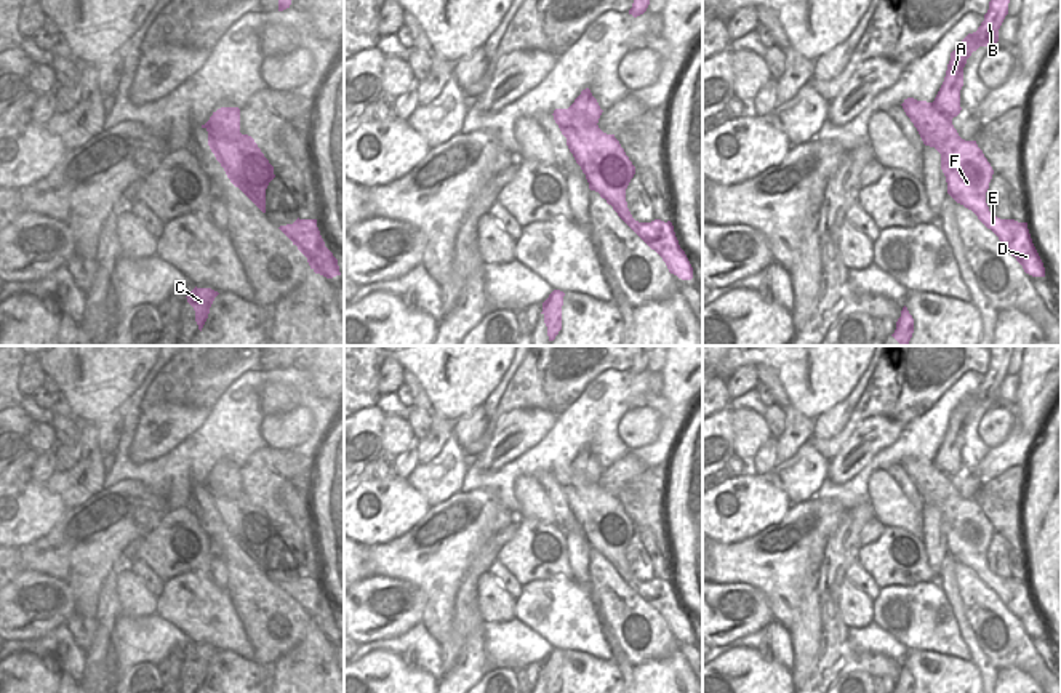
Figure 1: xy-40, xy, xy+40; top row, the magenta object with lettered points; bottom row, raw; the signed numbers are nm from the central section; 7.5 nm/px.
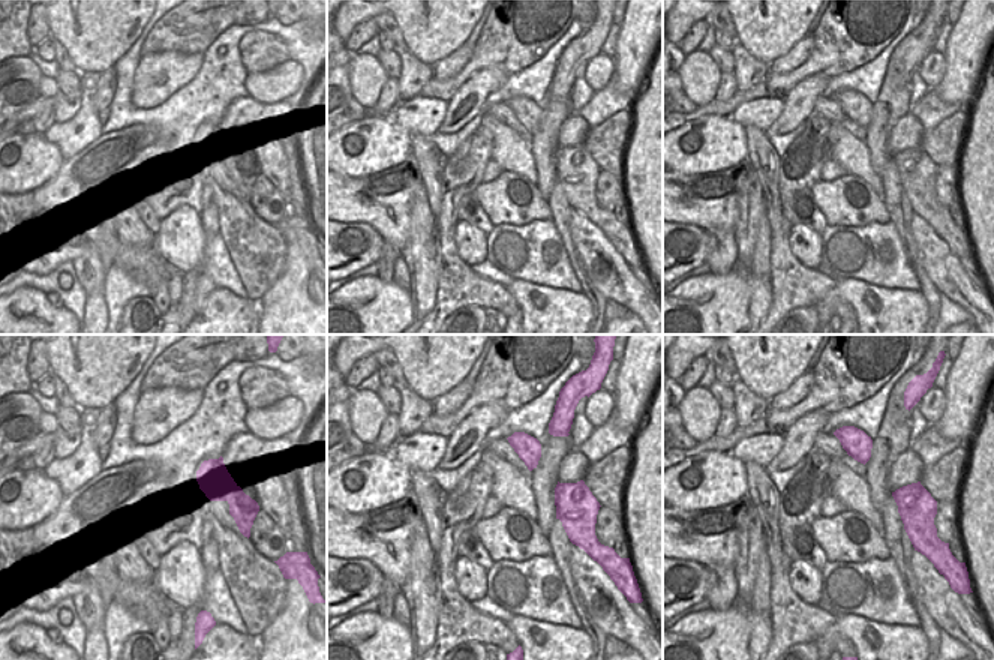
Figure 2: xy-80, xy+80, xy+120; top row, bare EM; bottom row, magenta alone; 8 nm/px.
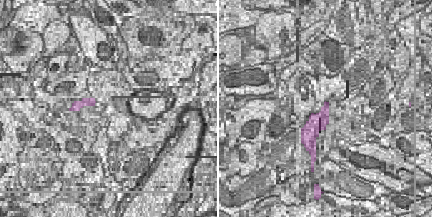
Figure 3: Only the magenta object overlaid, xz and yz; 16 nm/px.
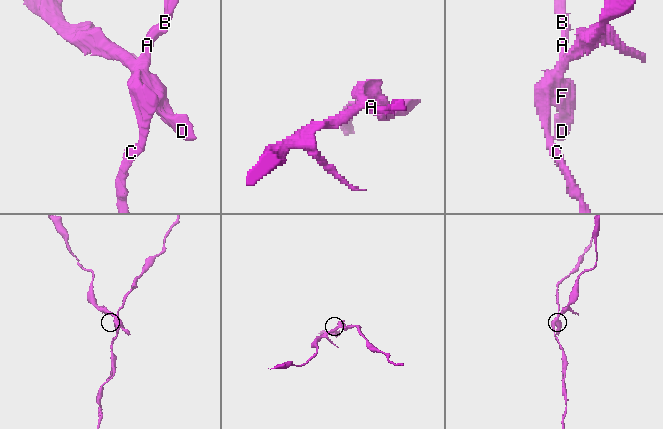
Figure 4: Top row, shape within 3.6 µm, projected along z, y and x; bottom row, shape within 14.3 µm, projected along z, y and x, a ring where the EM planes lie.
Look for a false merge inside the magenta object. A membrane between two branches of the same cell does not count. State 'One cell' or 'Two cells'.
Two cells.

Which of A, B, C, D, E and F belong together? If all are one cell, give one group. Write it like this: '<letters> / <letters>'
A B C / D E F

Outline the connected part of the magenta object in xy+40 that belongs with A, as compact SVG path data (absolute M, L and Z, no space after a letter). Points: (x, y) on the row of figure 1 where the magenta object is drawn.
M991 0L984 21L976 32L968 34L951 53L944 82L933 101L933 106L949 118L960 114L960 90L963 86L963 67L967 59L979 46L994 48L999 42L999 29L1008 14L1010 0Z

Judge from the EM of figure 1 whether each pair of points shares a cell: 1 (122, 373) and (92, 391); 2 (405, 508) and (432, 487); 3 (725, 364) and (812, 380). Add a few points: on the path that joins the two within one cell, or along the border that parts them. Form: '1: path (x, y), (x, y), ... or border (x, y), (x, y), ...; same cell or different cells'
1: path (114, 373), (109, 373), (100, 383); same cell
2: border (407, 480), (429, 508); different cells
3: path (746, 362), (791, 362); same cell

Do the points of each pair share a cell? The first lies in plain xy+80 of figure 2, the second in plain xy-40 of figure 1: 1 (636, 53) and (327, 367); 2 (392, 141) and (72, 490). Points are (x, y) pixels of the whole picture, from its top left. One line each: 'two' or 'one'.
1: one
2: two

